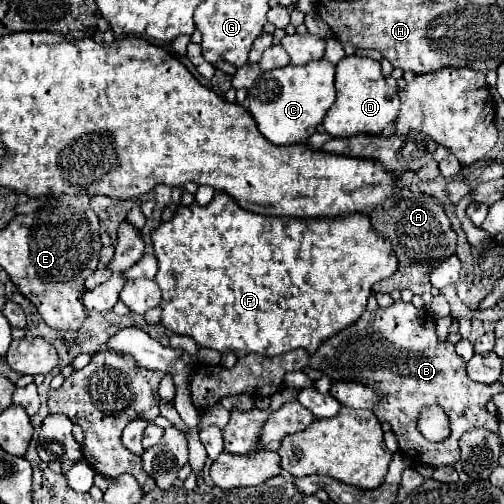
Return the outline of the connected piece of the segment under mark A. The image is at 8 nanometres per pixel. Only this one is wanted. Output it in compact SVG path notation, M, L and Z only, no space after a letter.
M405 191L405 199L401 197L397 205L383 205L383 209L373 209L369 217L377 233L381 233L387 239L389 235L393 237L391 247L395 251L395 257L399 259L397 271L389 279L375 283L373 290L376 293L391 294L395 290L411 289L415 295L431 291L429 283L431 269L435 269L441 261L455 255L457 249L457 235L451 229L451 221L445 215L443 203L439 203L435 197L425 193Z

